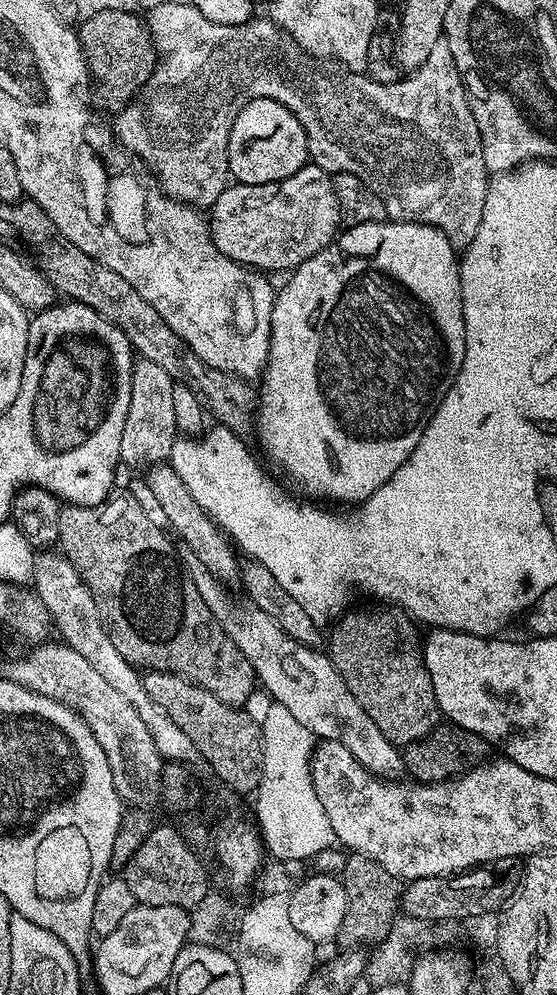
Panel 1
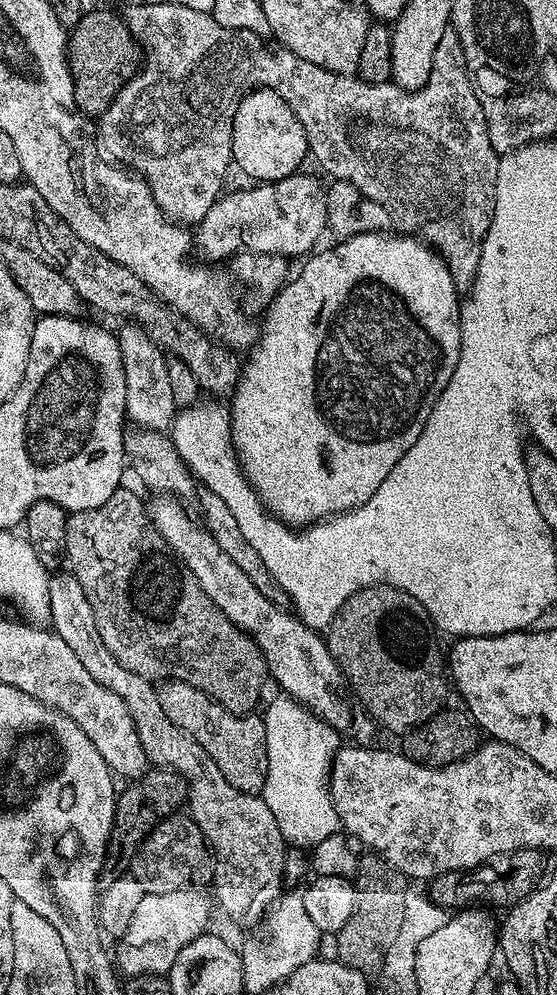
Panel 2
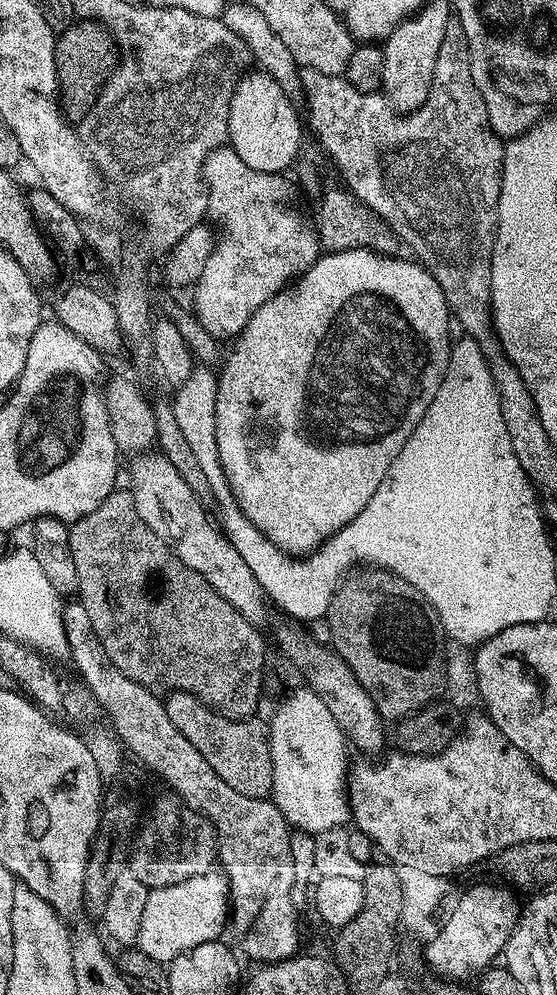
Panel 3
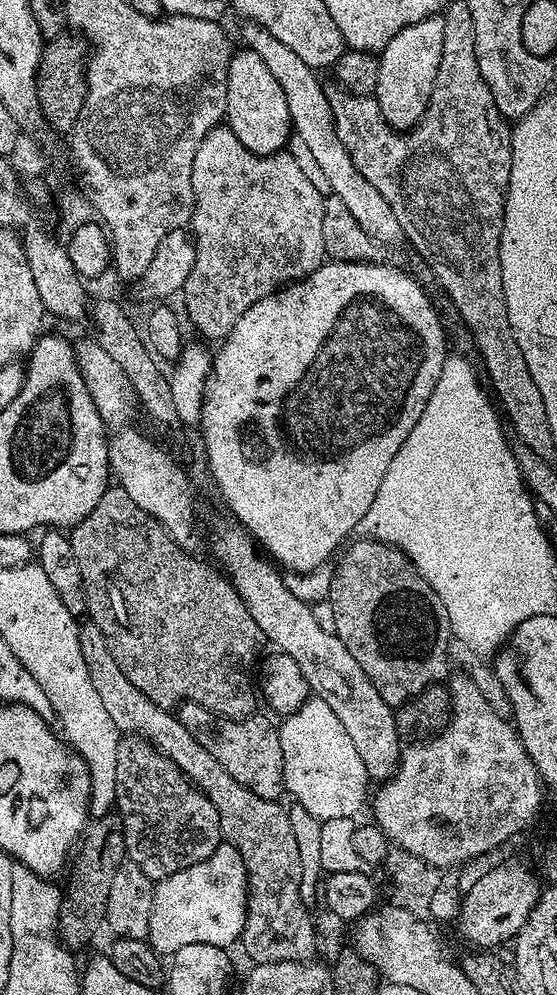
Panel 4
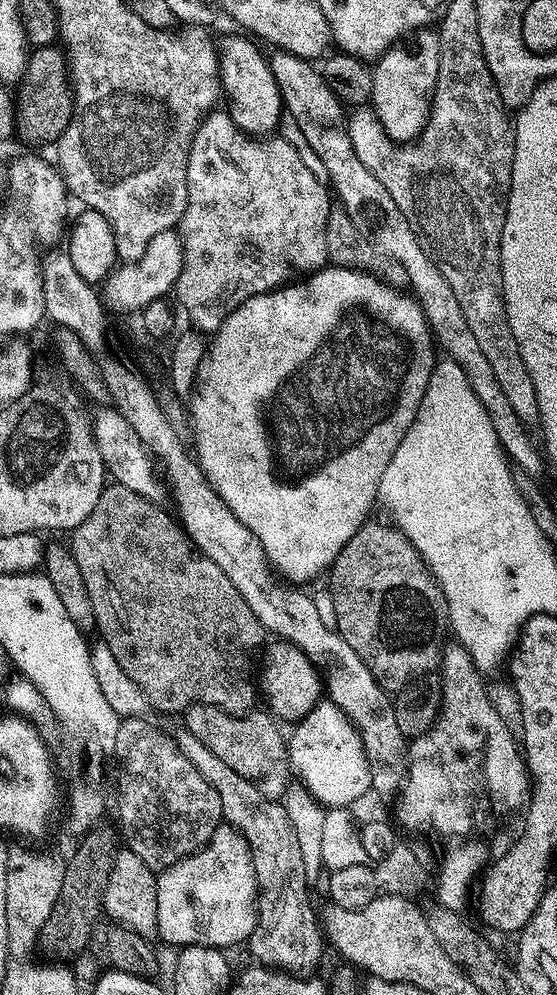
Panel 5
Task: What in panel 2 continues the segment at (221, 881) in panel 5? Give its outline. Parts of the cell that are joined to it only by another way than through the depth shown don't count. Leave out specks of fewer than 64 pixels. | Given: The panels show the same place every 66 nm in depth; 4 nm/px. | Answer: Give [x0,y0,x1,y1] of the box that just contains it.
[114,887,209,978]

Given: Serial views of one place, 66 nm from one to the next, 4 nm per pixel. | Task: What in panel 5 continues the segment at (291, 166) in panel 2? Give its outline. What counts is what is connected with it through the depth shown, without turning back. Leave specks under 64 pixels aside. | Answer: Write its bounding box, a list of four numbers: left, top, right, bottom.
[218,34,286,138]

